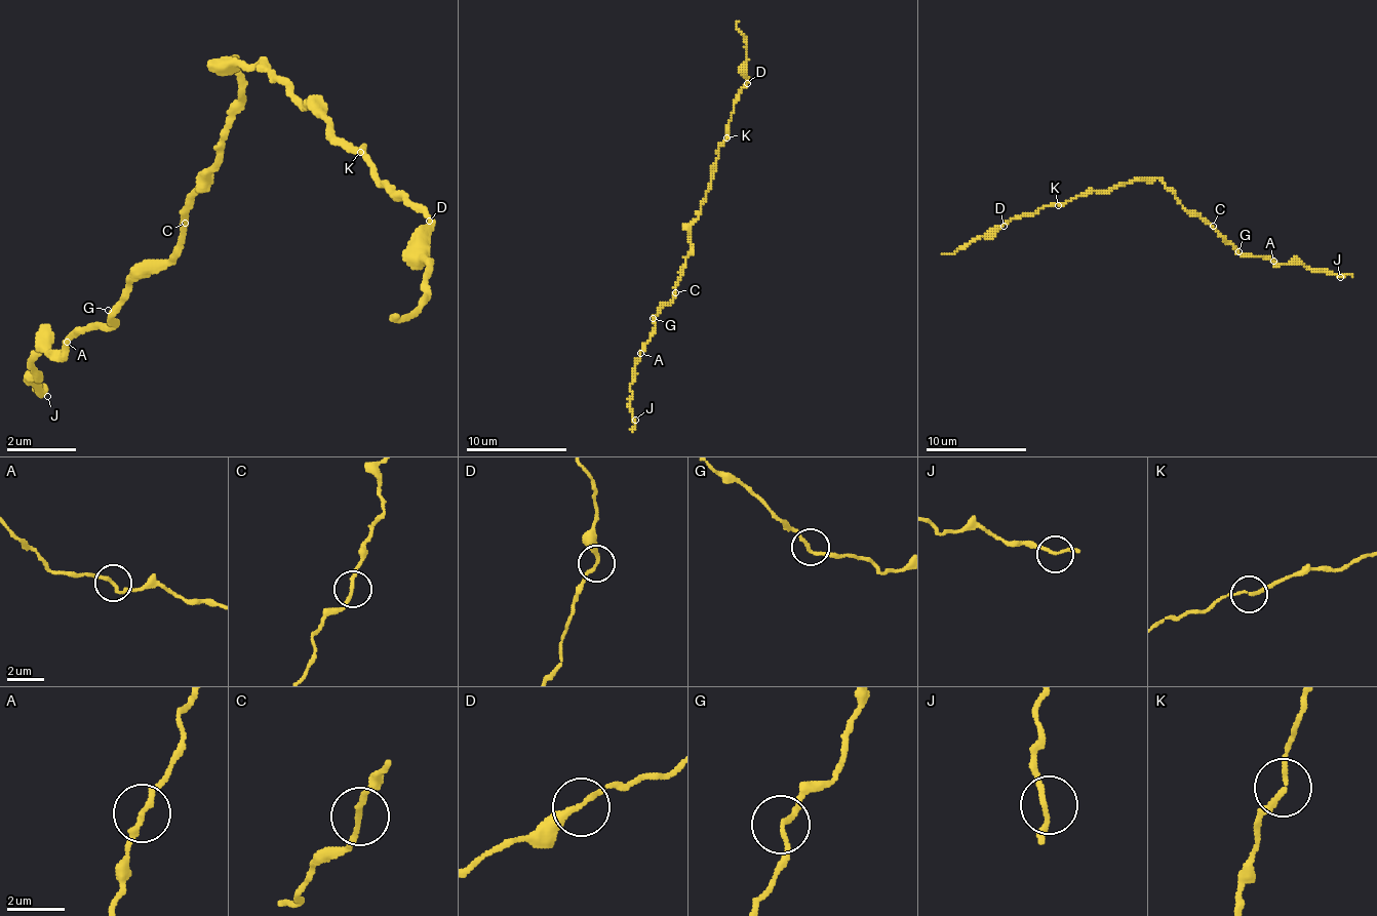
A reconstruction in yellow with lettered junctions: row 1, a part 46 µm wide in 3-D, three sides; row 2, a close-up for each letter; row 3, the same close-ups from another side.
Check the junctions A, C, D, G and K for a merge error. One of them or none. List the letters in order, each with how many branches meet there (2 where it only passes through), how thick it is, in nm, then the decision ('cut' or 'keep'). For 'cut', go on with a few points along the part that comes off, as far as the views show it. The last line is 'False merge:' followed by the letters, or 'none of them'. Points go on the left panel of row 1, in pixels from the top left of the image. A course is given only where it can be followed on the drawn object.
A: 2 branches meet; 160 nm thick; cut; foreign part runs (65, 344), (47, 353), (30, 369), (30, 379), (47, 396), (38, 396)
C: 2 branches meet; 160 nm thick; keep
D: 2 branches meet; 200 nm thick; keep
G: 2 branches meet; 150 nm thick; keep
K: 2 branches meet; 150 nm thick; keep
False merge: A

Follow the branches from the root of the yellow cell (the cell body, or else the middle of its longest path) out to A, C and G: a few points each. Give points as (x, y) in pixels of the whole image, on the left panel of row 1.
A: (237, 58), (237, 111), (220, 162), (185, 214), (185, 240), (133, 283), (108, 326), (81, 326), (65, 344)
C: (237, 58), (237, 111), (229, 119), (229, 136), (220, 146), (220, 162), (185, 205), (185, 223)
G: (237, 58), (237, 111), (220, 146), (220, 162), (202, 180), (185, 214), (185, 240), (108, 310)

